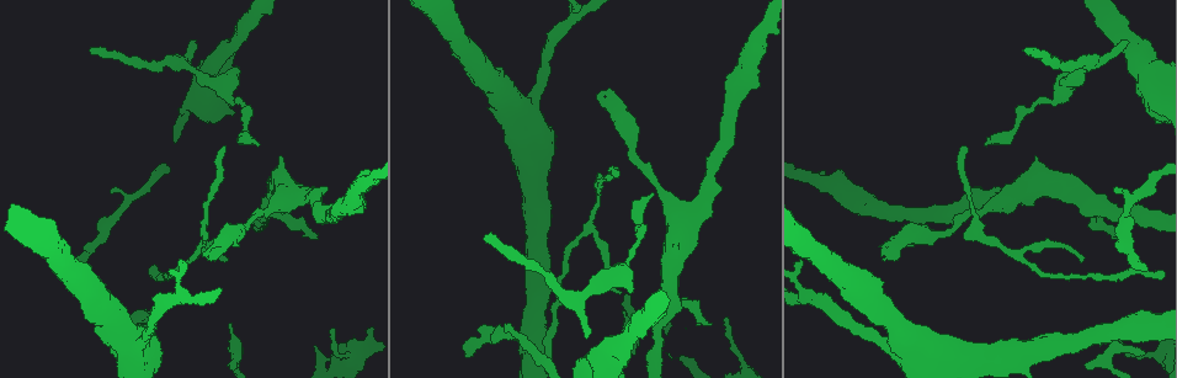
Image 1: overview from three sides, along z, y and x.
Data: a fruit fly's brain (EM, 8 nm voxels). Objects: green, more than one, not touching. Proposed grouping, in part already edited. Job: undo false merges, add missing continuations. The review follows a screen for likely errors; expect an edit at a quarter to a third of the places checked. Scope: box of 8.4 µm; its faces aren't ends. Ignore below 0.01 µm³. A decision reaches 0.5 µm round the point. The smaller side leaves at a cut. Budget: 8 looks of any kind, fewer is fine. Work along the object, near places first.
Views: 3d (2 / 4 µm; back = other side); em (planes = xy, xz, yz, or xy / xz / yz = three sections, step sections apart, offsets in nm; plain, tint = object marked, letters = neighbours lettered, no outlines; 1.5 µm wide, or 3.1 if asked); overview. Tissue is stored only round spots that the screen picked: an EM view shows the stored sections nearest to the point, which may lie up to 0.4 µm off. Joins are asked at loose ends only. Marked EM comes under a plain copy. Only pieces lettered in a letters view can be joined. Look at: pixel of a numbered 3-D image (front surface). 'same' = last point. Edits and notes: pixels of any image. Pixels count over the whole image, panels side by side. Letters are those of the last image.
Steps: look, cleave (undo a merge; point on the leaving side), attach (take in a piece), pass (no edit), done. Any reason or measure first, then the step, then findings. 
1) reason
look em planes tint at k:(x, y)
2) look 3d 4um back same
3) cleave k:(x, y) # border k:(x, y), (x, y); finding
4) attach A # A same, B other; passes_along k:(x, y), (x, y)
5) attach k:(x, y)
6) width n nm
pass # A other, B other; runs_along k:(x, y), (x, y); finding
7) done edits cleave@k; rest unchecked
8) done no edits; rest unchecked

thin neck
look 3d 4um at 1:(234, 103)

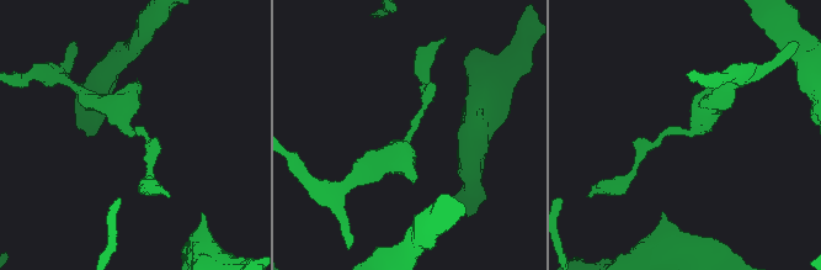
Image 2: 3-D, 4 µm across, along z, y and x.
look em xy step 4 tint at 2:(133, 130)

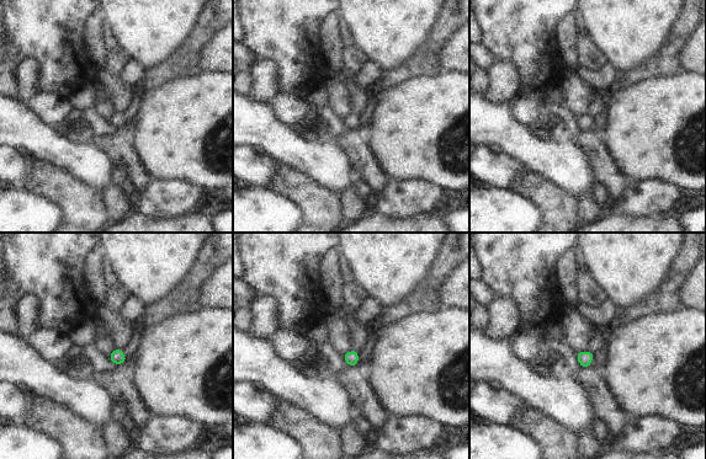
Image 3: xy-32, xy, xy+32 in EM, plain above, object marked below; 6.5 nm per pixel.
another direction
look em planes letters same

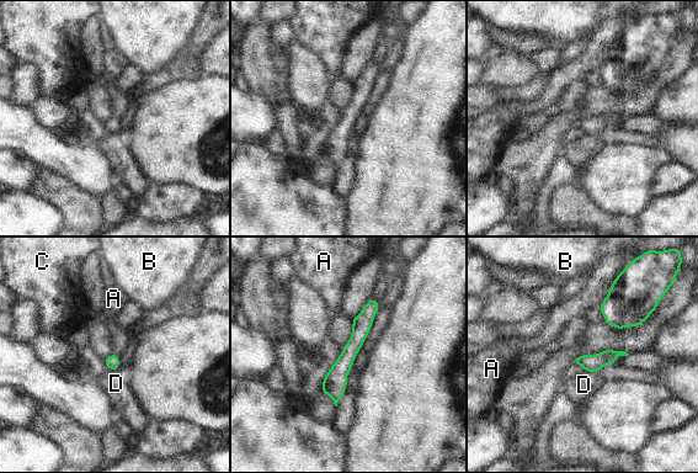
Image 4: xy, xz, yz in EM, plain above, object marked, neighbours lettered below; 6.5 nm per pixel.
longest_contact A 260 nm
pass # A other, B other, C other, D other; runs_along 4:(376, 304), (337, 373), (336, 397); continuous, no second cell

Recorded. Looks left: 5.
an open end
look em planes letters at 1:(92, 51)

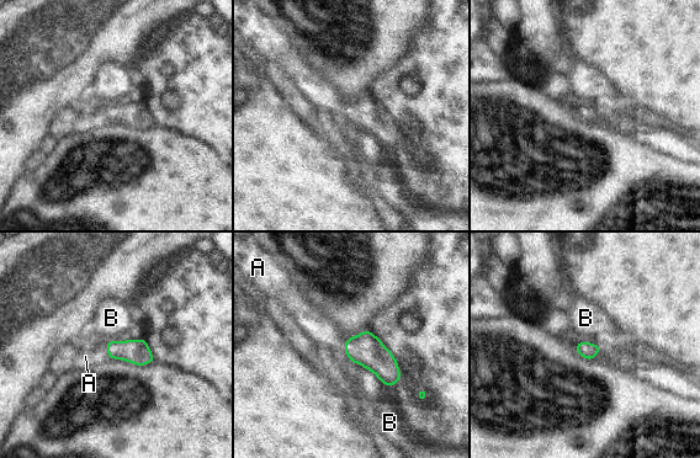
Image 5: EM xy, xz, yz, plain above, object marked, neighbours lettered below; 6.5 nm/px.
attach A # A same, B other; passes_along 5:(136, 351), (106, 346), (85, 356); it goes on there

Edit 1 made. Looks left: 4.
branch stops here
look 3d 4um back at 1:(1144, 270)

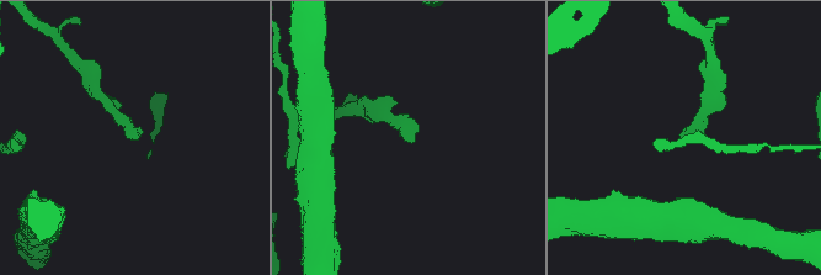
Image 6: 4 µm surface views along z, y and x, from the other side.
now the EM
look em yz step 4 letters at 6:(413, 139)

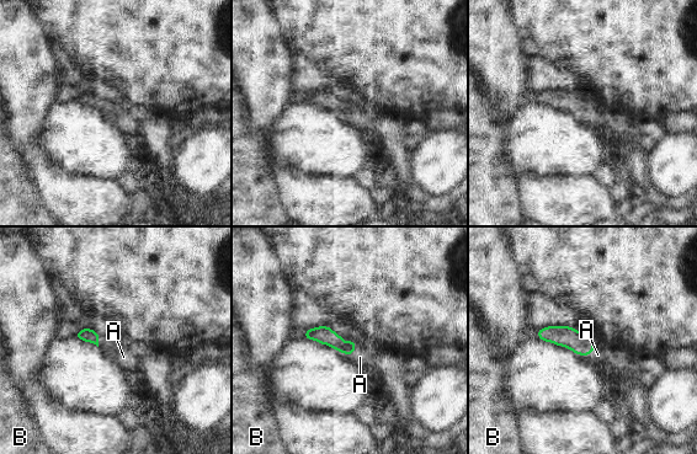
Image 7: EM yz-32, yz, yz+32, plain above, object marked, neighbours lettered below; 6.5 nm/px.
attach A # A same, B other; it goes on there

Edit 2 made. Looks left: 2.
done edits attach@5, attach@7; rest unchecked

